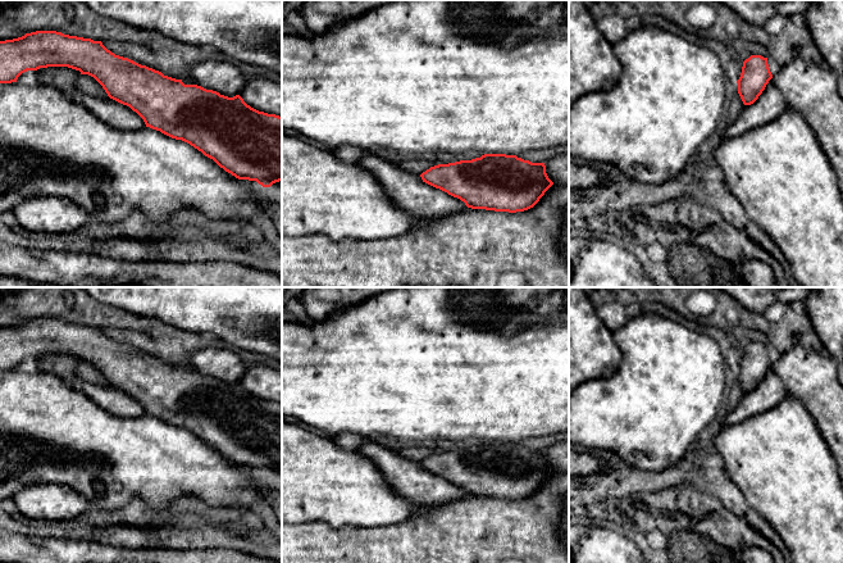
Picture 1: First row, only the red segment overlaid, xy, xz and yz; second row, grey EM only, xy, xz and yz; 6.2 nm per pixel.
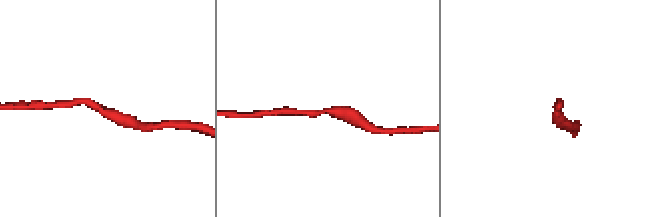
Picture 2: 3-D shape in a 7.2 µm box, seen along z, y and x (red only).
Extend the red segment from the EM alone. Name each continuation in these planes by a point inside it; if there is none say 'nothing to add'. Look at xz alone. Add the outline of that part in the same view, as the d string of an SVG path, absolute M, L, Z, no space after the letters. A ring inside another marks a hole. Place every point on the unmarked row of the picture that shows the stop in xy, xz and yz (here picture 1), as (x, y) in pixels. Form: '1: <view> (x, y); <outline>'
nothing to add

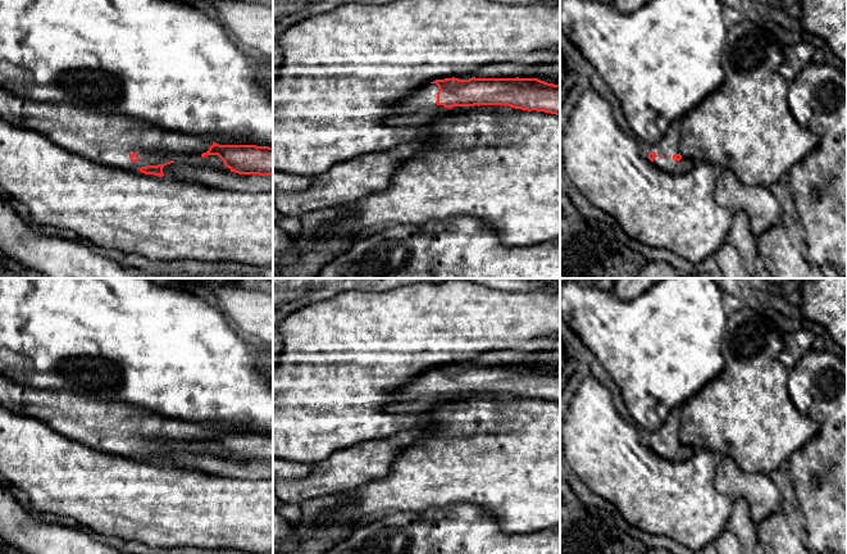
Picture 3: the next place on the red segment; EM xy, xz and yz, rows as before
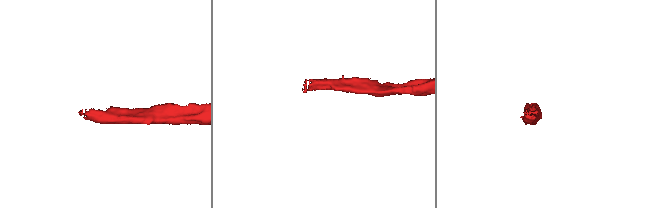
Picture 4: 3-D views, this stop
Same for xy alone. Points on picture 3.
1: xy (109, 427); M0 376L0 404L6 409L44 421L53 430L95 450L140 459L141 454L200 444L213 432L205 423L186 423L146 413L126 403L108 403L72 392L37 391Z

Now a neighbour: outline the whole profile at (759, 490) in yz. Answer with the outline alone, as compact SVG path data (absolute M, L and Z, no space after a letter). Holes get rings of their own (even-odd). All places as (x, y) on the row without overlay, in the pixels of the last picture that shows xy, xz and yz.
M724 457L716 466L715 487L733 501L744 499L757 526L783 503L769 474L746 472L729 457Z

